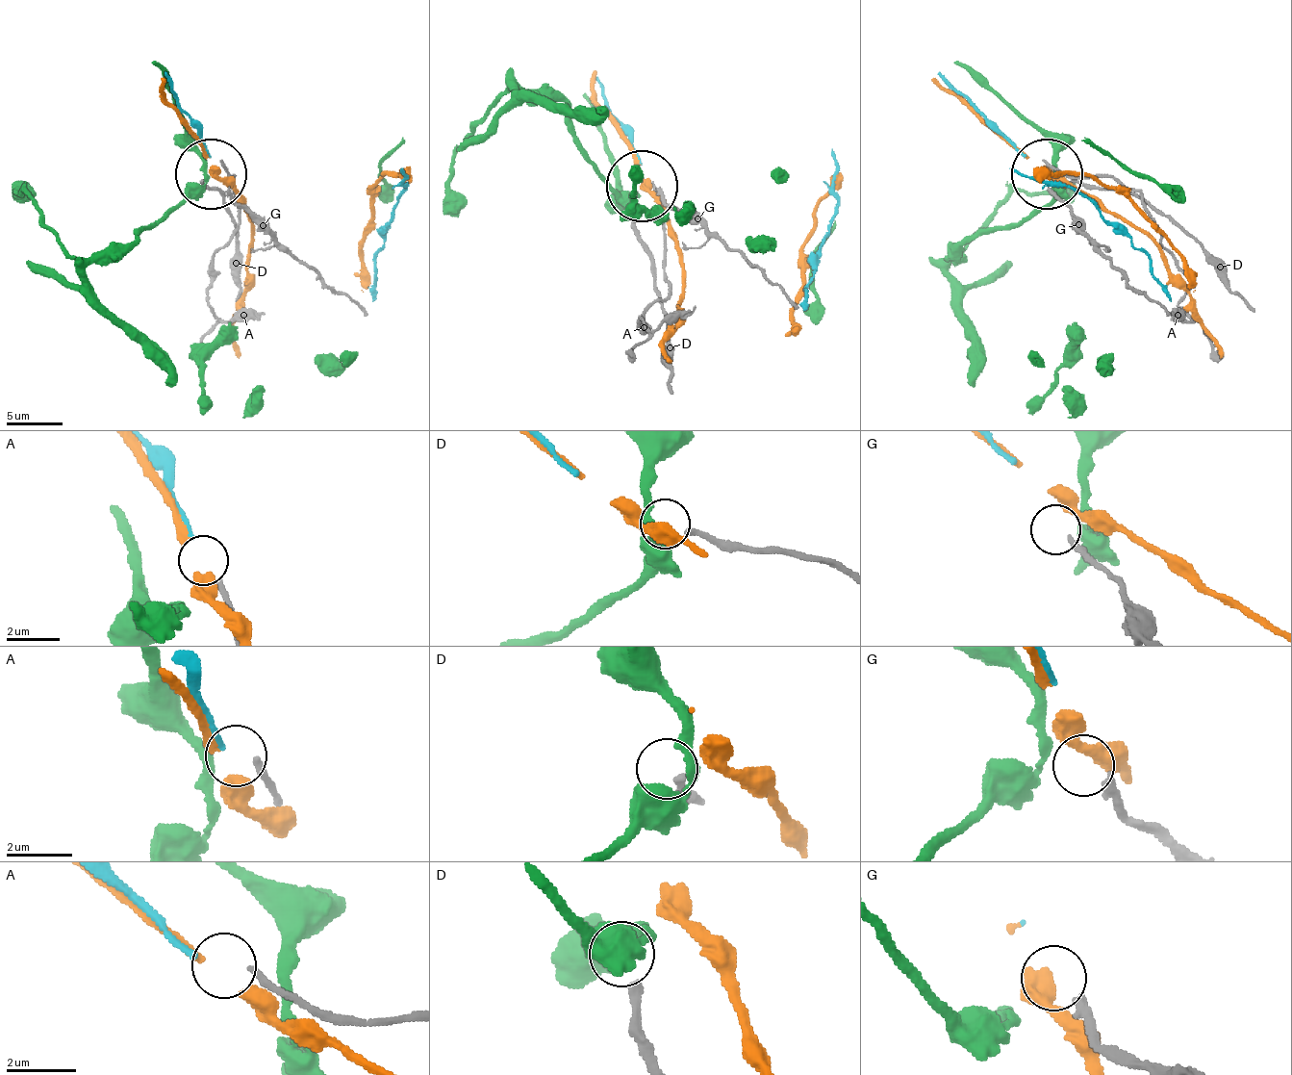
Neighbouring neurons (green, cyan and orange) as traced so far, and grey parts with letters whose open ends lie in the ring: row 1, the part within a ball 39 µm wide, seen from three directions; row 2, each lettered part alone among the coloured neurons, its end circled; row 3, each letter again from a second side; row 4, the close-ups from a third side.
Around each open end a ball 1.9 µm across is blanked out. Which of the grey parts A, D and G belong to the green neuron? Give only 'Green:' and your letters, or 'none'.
Green: none

